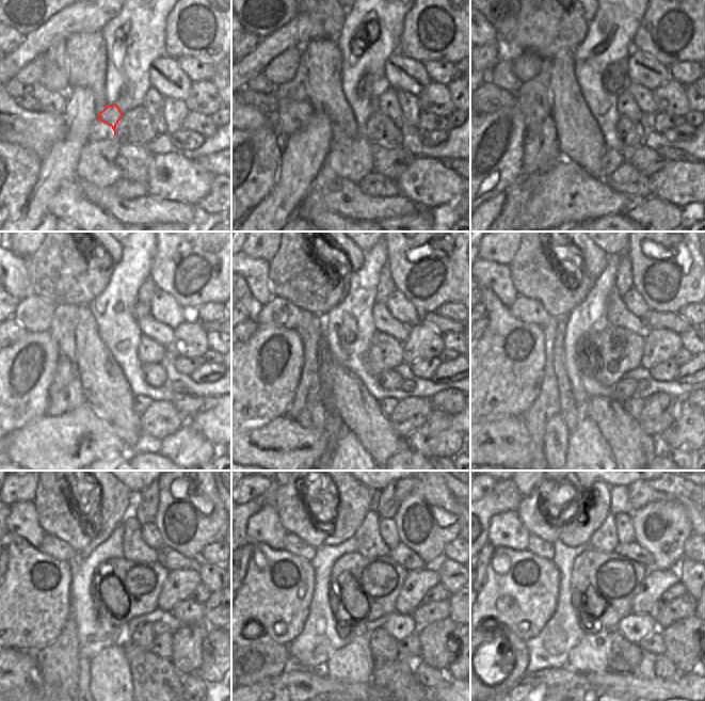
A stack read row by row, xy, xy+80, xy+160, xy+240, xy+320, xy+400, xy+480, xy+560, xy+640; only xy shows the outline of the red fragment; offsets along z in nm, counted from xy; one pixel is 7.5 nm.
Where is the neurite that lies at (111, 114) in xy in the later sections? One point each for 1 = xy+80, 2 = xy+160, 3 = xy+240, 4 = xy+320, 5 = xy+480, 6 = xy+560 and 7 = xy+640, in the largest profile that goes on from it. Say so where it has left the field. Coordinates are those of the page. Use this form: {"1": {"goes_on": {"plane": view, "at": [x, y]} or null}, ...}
{"1": {"goes_on": {"plane": "xy+80", "at": [365, 86]}}, "2": {"goes_on": {"plane": "xy+160", "at": [614, 79]}}, "3": {"goes_on": {"plane": "xy+240", "at": [141, 308]}}, "4": {"goes_on": {"plane": "xy+320", "at": [385, 287]}}, "5": {"goes_on": {"plane": "xy+480", "at": [144, 509]}}, "6": {"goes_on": {"plane": "xy+560", "at": [387, 500]}}, "7": {"goes_on": {"plane": "xy+640", "at": [641, 493]}}}

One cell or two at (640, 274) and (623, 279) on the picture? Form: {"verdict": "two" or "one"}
{"verdict": "two"}

